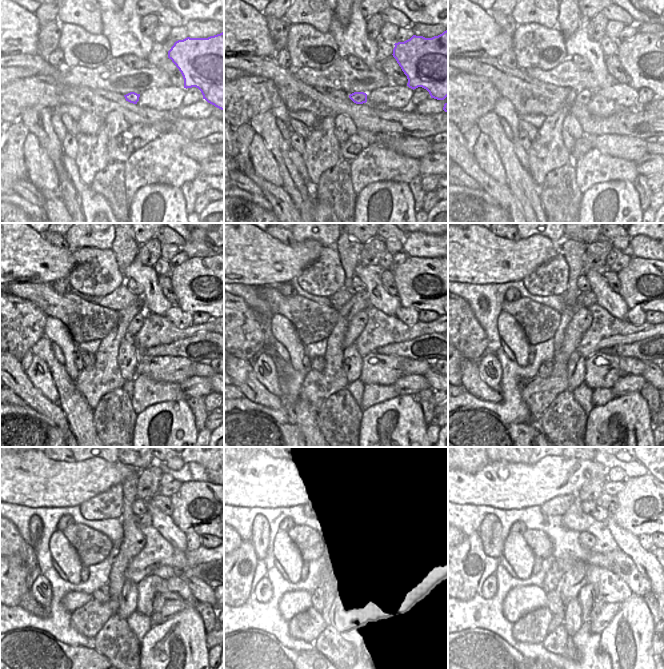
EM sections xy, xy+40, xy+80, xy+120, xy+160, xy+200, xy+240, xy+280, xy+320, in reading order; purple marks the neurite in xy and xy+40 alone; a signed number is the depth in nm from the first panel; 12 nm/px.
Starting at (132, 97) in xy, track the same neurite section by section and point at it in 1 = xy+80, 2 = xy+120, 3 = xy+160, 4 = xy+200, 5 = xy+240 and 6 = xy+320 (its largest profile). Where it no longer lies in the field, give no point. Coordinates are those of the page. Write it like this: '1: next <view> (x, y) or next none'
1: next xy+80 (582, 98)
2: next xy+120 (134, 327)
3: next xy+160 (358, 327)
4: next xy+200 (582, 327)
5: next xy+240 (130, 524)
6: next xy+320 (590, 540)

